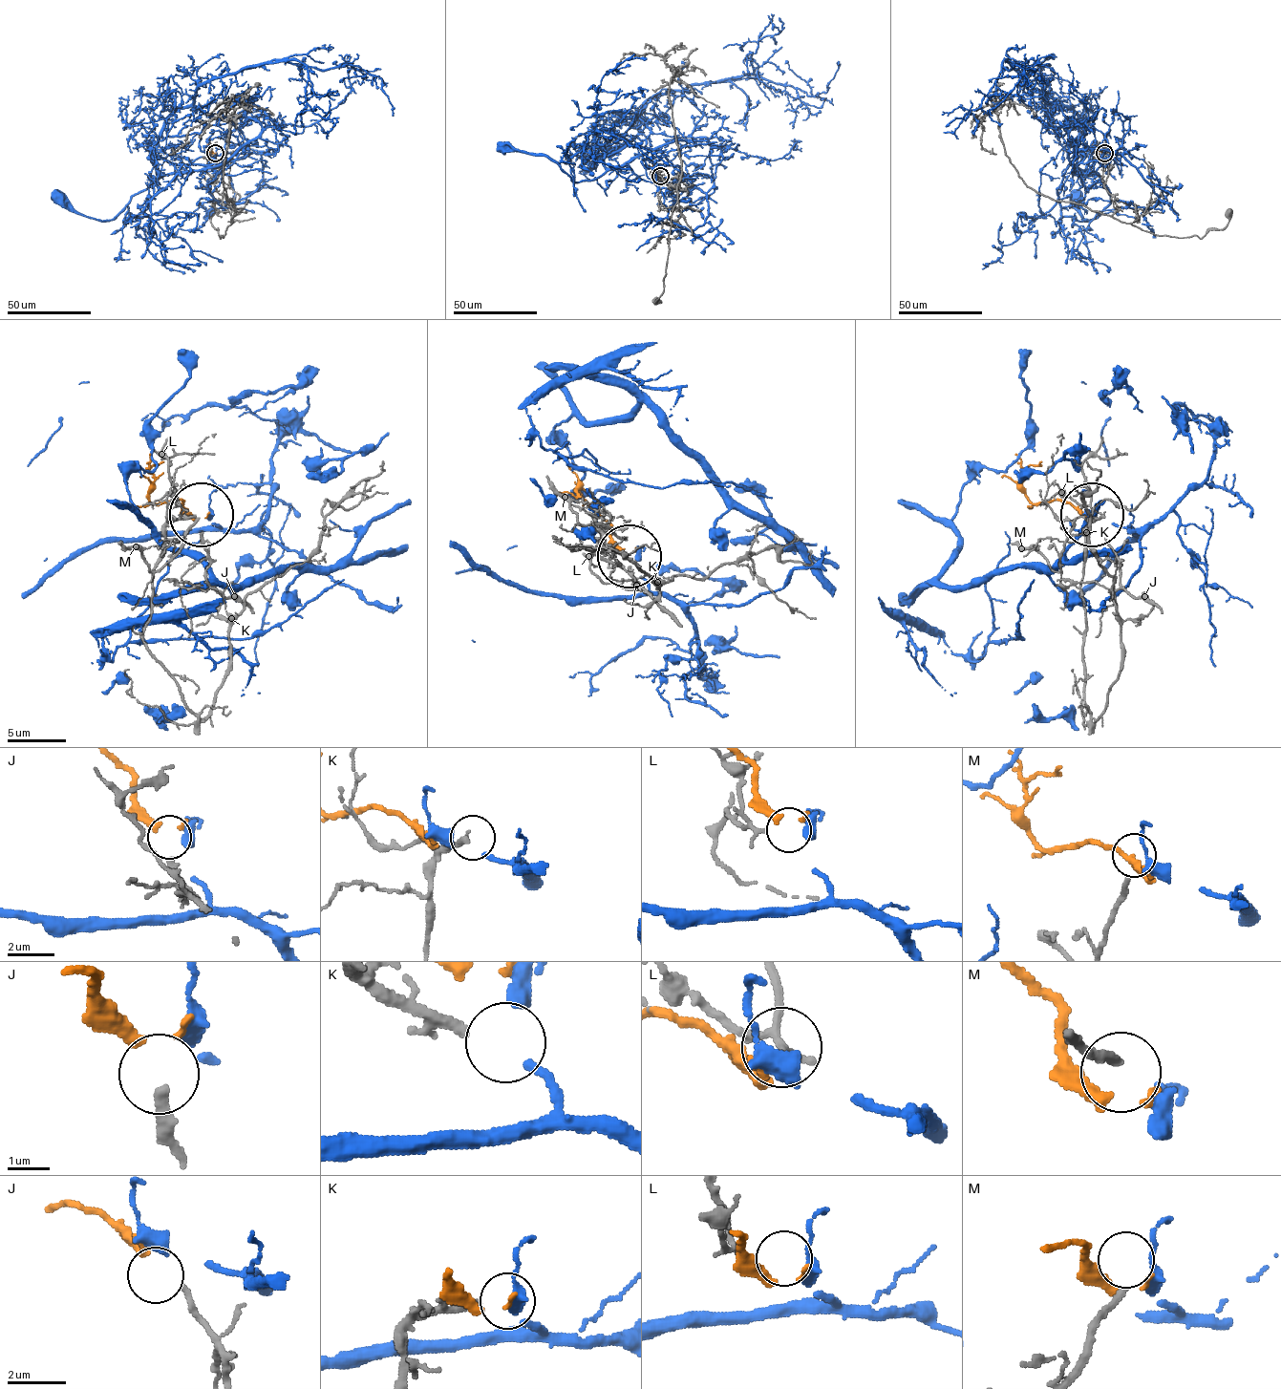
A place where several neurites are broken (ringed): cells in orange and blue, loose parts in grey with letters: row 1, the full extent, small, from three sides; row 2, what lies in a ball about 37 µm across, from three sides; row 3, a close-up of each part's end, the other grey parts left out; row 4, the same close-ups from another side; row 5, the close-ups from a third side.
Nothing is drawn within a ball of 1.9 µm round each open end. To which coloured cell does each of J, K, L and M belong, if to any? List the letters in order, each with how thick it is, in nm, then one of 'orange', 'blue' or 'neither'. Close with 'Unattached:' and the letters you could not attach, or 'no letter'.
J: 200 nm | orange
K: 200 nm | neither
L: 150 nm | blue
M: 240 nm | neither
Unattached: K, M

